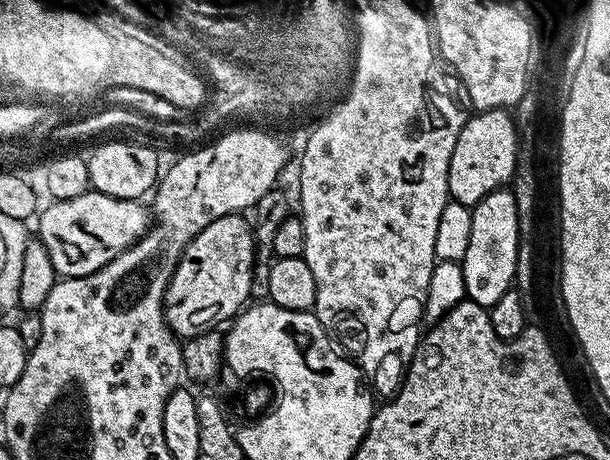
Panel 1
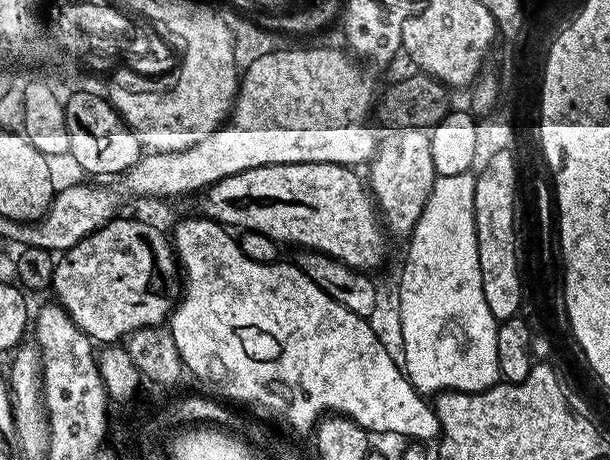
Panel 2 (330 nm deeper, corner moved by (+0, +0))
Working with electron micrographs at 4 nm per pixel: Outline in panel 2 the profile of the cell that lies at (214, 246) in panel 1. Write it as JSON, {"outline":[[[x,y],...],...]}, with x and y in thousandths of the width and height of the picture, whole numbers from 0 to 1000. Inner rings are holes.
{"outline":[[[185,474],[175,487],[154,500],[148,511],[130,524],[115,543],[103,546],[92,567],[89,604],[85,607],[85,635],[100,670],[105,670],[113,691],[136,717],[154,743],[162,743],[170,752],[184,752],[202,741],[216,722],[225,722],[230,713],[244,709],[262,709],[280,689],[282,672],[289,667],[298,641],[298,591],[292,580],[284,524],[262,496],[254,496],[249,487],[241,487],[236,478],[197,478]]]}

